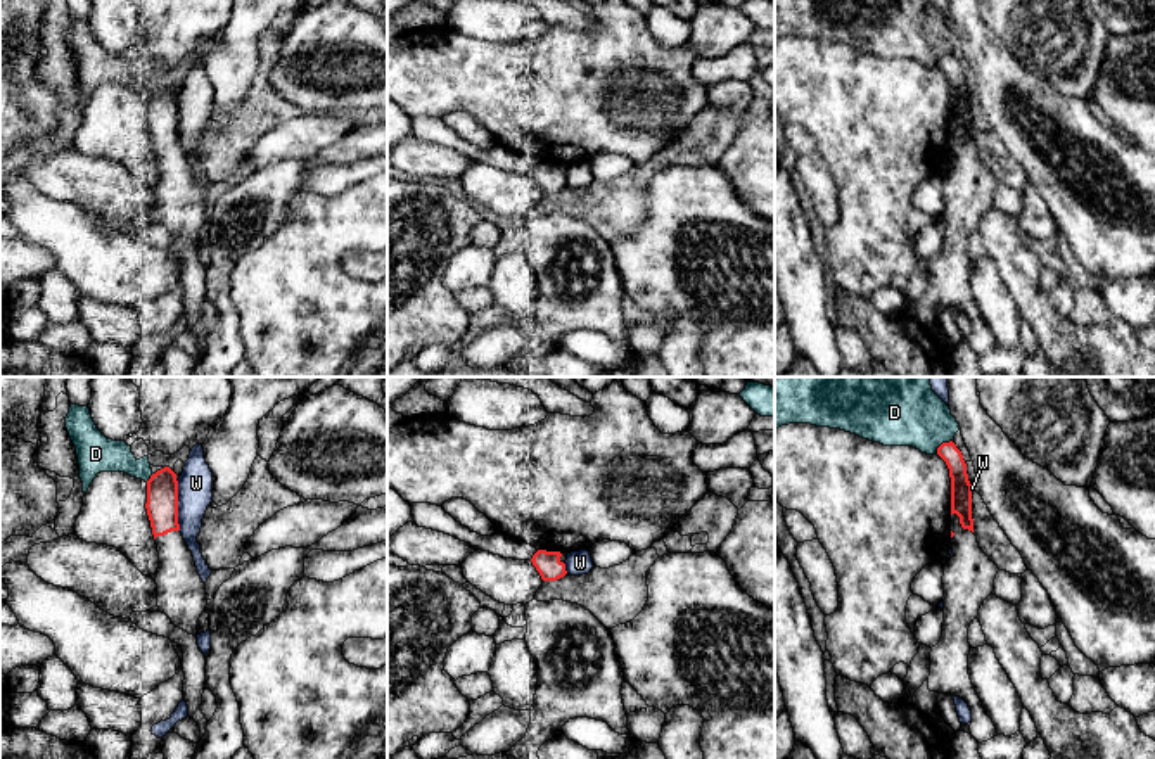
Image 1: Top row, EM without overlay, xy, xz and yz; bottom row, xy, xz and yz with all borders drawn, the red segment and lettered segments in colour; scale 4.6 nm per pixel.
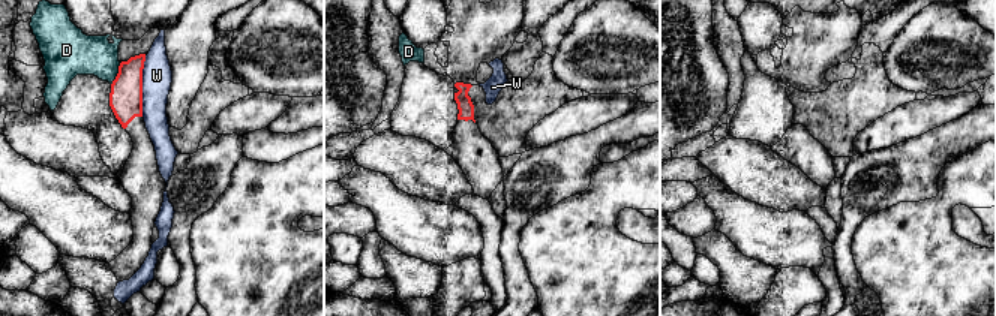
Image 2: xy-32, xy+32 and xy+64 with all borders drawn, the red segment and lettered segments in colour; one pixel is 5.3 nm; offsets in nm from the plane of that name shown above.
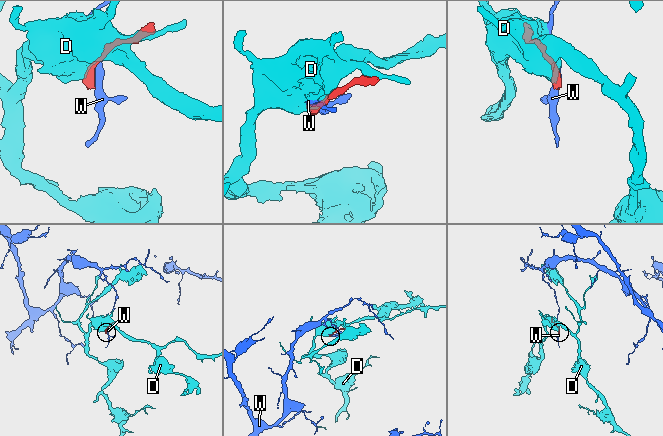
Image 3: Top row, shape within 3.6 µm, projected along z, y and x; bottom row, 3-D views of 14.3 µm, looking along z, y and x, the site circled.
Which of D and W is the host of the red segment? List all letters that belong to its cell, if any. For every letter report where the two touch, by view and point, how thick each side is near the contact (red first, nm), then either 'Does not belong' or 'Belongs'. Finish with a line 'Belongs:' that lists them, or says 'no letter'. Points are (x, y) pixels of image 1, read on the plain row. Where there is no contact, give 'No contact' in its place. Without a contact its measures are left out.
D: Touches red at yz (941, 57). Thickness 100 nm (red) against 280 nm. Does not belong
W: Touches red at xy (177, 118). Thickness 150 nm (red) against 160 nm. Does not belong
Belongs: no letter

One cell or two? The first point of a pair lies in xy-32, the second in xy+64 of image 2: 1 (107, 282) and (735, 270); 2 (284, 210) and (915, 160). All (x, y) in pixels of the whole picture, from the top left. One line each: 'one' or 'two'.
1: one
2: two

